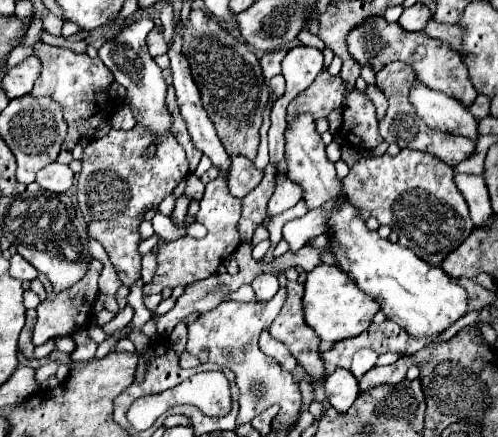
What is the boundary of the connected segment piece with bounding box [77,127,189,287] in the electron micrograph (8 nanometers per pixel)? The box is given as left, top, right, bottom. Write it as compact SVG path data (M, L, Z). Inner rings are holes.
M141 127L129 131L111 129L105 137L93 139L83 151L83 169L77 181L77 201L83 217L89 219L87 231L95 237L107 251L117 277L123 285L133 287L141 279L141 233L139 225L145 211L151 205L159 205L171 191L189 175L189 163L185 151L169 137L153 137ZM155 143L155 155L145 157L145 149ZM97 215L97 217L95 217Z

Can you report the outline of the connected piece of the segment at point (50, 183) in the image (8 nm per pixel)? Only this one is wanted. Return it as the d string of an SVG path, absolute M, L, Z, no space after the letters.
M53 161L37 173L37 183L47 191L65 193L73 185L73 171L69 165L61 165Z

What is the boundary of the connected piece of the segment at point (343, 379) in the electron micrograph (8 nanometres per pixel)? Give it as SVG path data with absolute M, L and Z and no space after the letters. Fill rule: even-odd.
M335 369L325 377L325 395L337 411L347 411L359 397L359 381L347 369Z

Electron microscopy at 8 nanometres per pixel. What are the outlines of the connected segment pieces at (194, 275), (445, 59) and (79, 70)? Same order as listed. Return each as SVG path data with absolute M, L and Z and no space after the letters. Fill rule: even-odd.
M219 175L217 179L207 183L203 199L199 201L199 213L195 217L201 225L207 227L207 237L203 237L203 239L179 237L177 241L171 241L171 243L159 241L159 245L153 247L157 251L157 273L155 273L153 281L143 287L143 293L145 295L161 293L165 287L177 287L177 285L185 287L197 279L205 279L211 273L215 273L219 263L223 263L225 257L231 251L235 251L241 243L239 233L235 229L239 215L241 215L241 199L237 199L229 193L225 177Z
M373 17L373 19L367 19L365 23L361 23L359 27L355 27L347 35L347 49L361 65L371 63L371 67L375 71L383 69L391 61L403 61L413 67L413 71L417 73L419 81L423 81L423 85L427 85L429 89L441 91L449 97L455 97L465 107L469 107L477 97L475 87L471 85L467 67L463 65L459 53L451 51L445 43L441 43L437 39L429 39L423 31L407 33L397 23L387 23L383 17Z
M35 43L33 47L35 47L35 55L43 61L43 71L39 79L35 81L31 97L51 97L55 103L61 105L63 117L69 125L69 133L63 143L63 149L71 151L79 143L81 137L85 135L93 137L95 127L99 125L99 121L105 119L103 107L107 101L107 89L113 83L111 71L103 65L99 57L91 59L87 53L77 55L69 49L51 47L45 43Z

